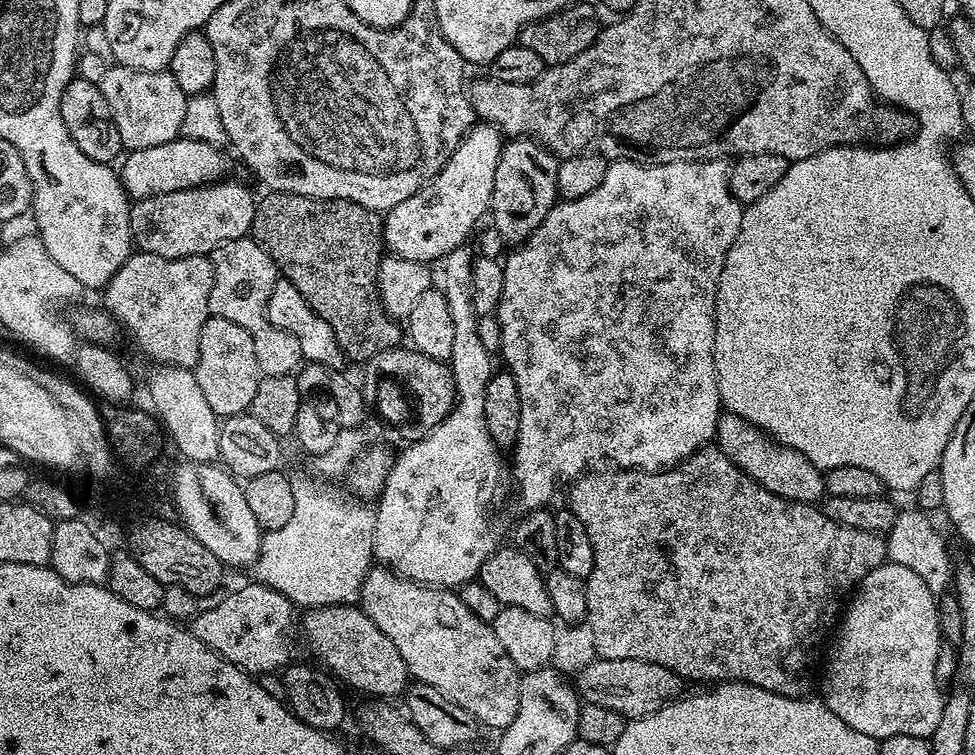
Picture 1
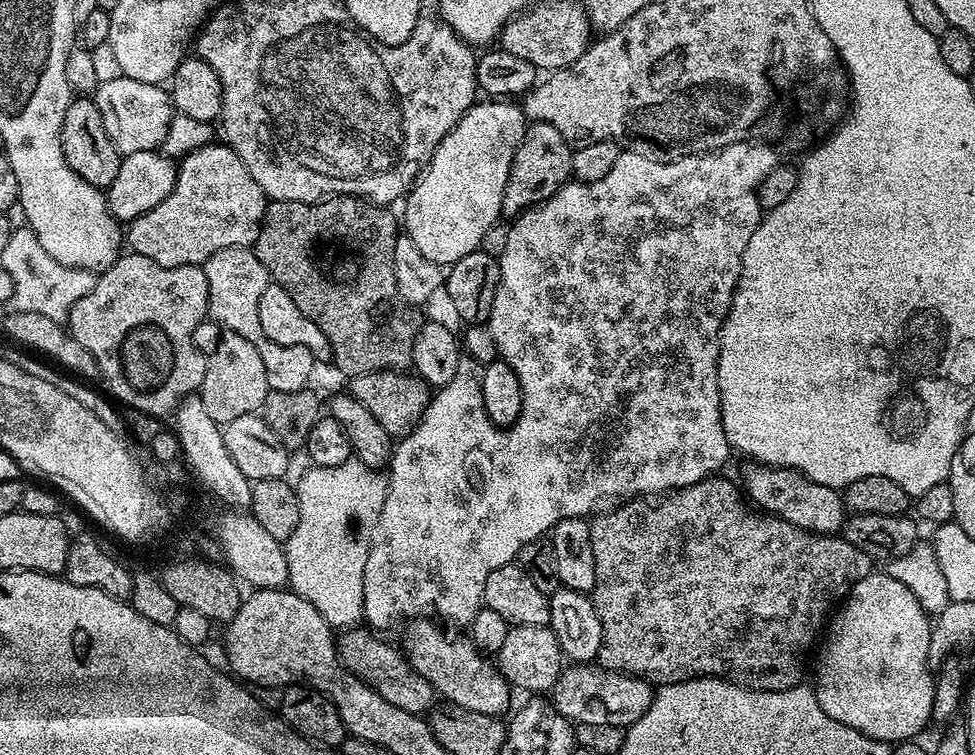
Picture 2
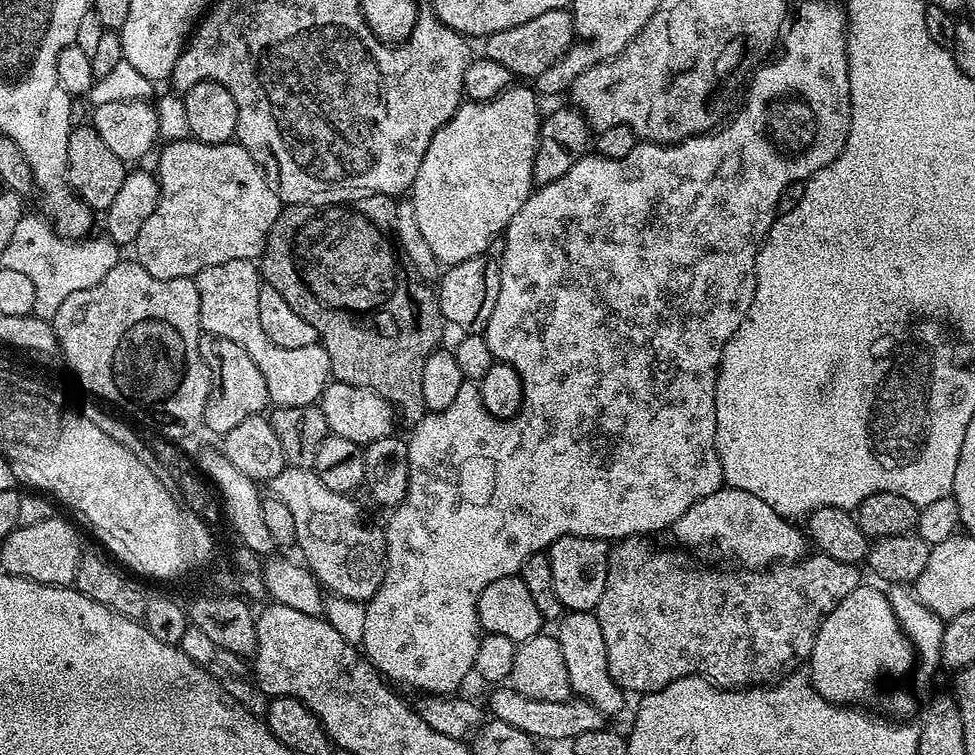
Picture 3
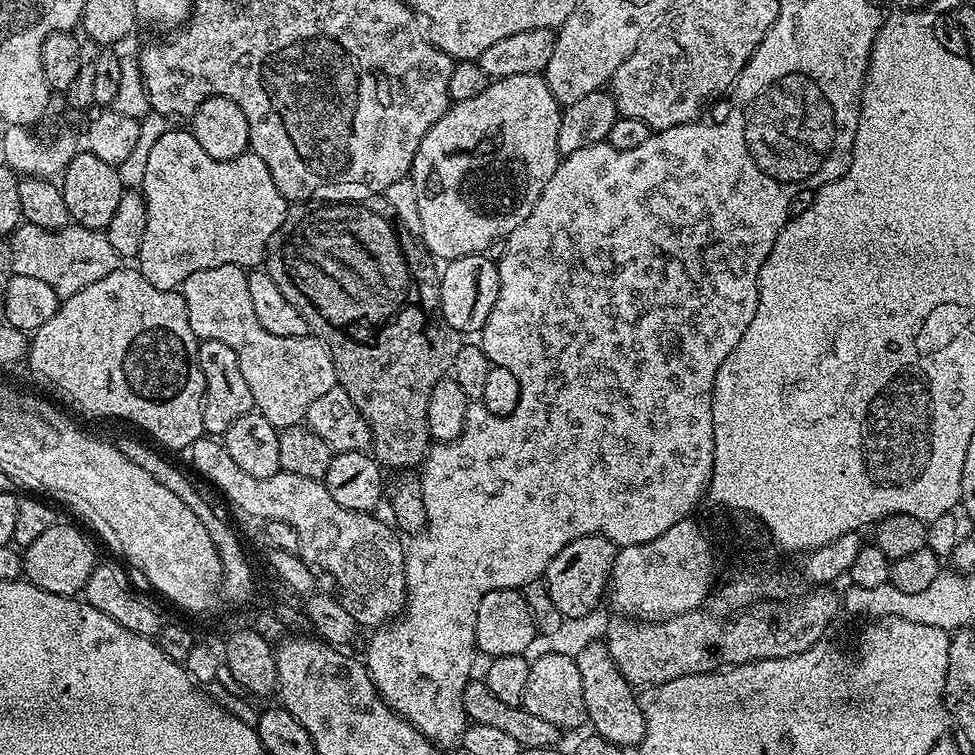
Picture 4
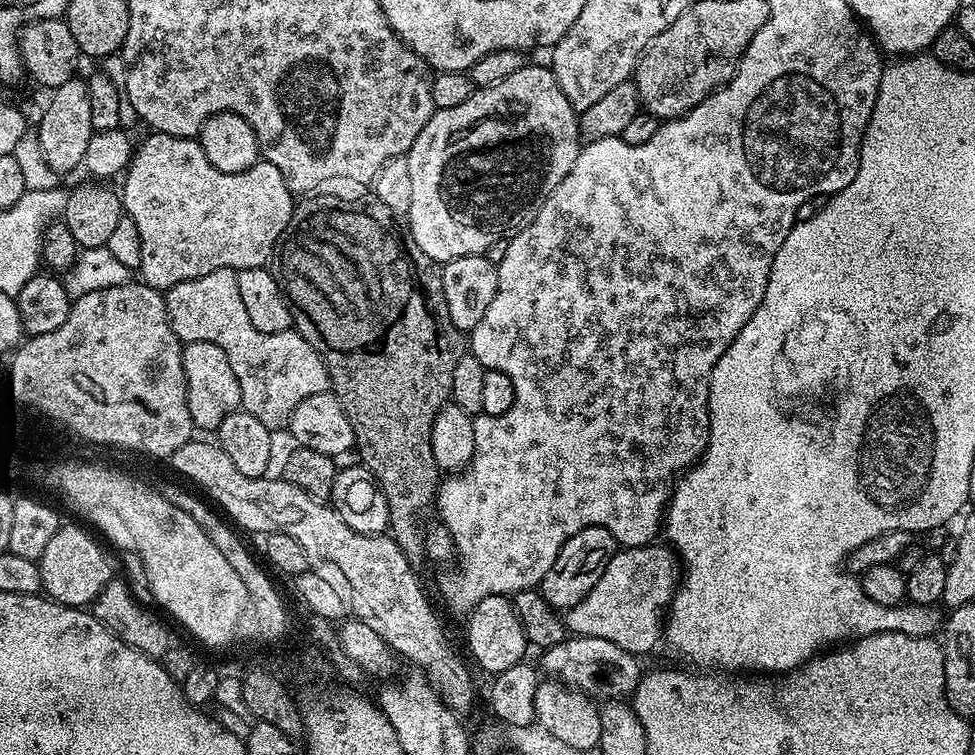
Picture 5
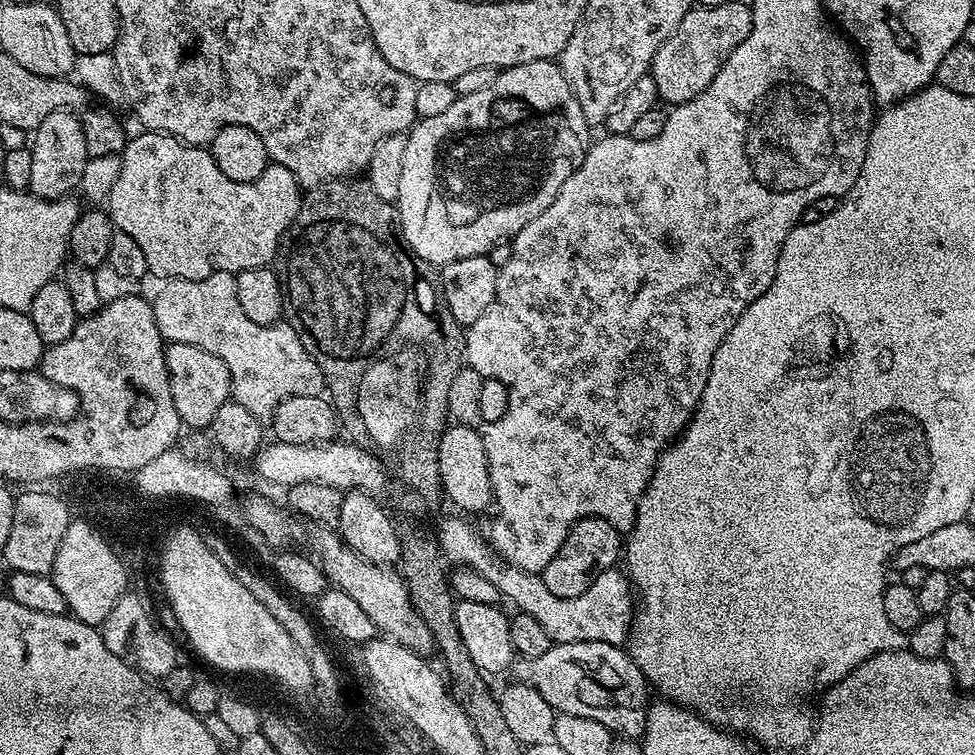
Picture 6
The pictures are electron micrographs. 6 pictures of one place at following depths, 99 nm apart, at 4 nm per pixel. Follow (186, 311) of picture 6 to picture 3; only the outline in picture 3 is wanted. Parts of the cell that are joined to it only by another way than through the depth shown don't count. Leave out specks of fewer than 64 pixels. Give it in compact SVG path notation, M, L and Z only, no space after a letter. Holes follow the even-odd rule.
M251 260L222 262L219 266L206 266L194 279L198 286L201 329L209 336L238 342L238 346L254 358L254 366L258 366L262 378L266 378L269 401L277 408L316 404L333 375L332 356L326 354L321 343L290 350L266 338L258 318L258 290L262 283L259 267Z

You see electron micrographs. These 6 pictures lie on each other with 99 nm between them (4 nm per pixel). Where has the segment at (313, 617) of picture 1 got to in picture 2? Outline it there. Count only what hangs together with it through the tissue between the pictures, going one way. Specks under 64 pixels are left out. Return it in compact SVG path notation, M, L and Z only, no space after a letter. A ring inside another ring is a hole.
M364 626L341 631L338 636L340 660L357 678L366 682L366 686L382 694L390 706L398 706L398 710L406 710L415 716L427 713L437 703L436 689L430 686L430 682L426 682L426 678L422 678L422 674L413 670L403 651L396 652L392 645L376 636L379 635L375 631Z

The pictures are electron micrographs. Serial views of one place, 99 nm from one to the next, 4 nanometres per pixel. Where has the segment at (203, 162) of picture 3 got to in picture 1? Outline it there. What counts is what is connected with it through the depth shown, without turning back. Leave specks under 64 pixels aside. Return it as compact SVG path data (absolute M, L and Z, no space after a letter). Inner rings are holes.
M225 178L201 188L187 188L137 200L128 209L133 245L162 258L208 256L222 242L248 236L252 231L257 197L244 184Z

